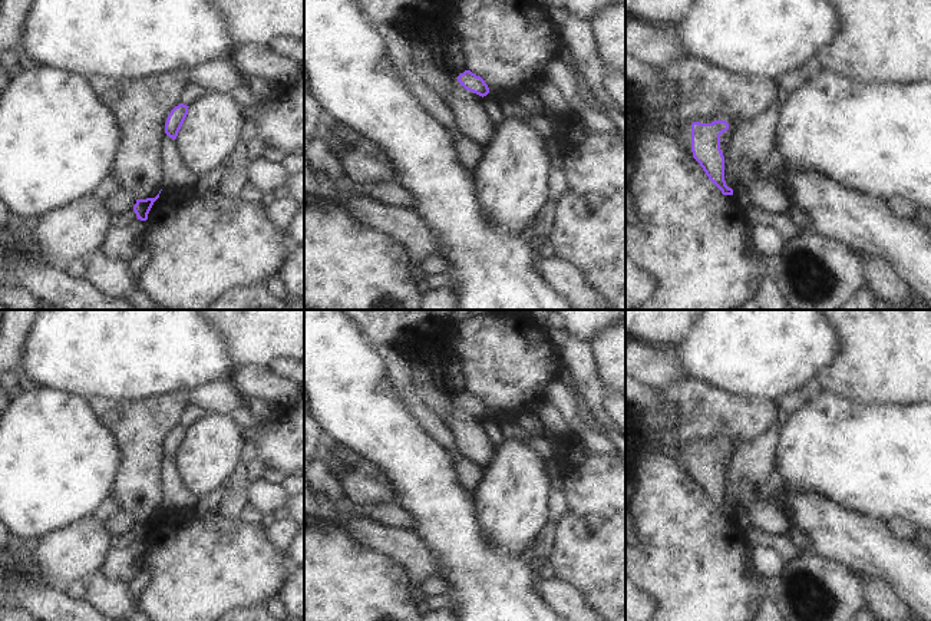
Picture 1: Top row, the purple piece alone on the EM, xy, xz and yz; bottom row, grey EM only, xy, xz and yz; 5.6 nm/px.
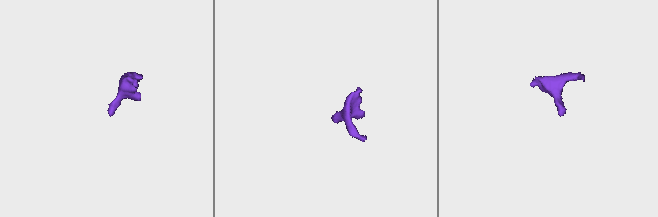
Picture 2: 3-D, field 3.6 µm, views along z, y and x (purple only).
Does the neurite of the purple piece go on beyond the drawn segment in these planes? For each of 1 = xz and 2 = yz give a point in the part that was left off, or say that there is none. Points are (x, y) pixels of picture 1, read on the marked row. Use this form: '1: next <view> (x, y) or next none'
1: next none
2: next none

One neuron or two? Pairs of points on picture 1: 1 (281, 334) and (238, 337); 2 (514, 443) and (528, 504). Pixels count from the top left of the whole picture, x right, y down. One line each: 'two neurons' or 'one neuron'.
1: one neuron
2: one neuron

